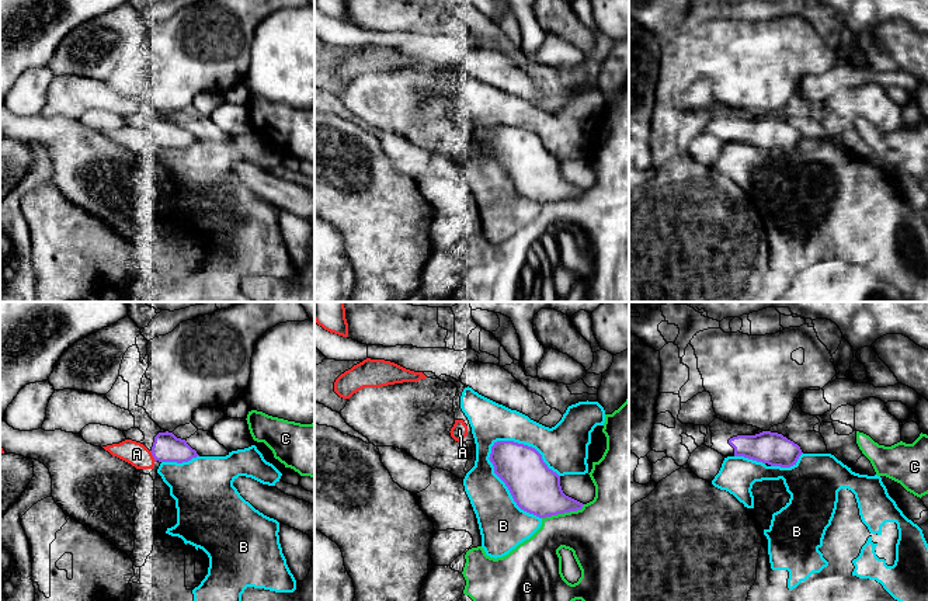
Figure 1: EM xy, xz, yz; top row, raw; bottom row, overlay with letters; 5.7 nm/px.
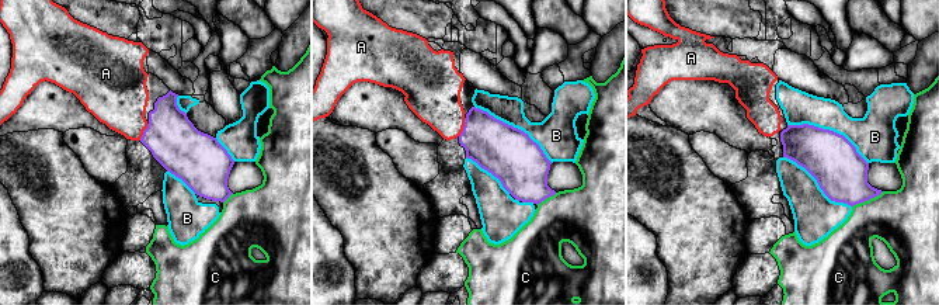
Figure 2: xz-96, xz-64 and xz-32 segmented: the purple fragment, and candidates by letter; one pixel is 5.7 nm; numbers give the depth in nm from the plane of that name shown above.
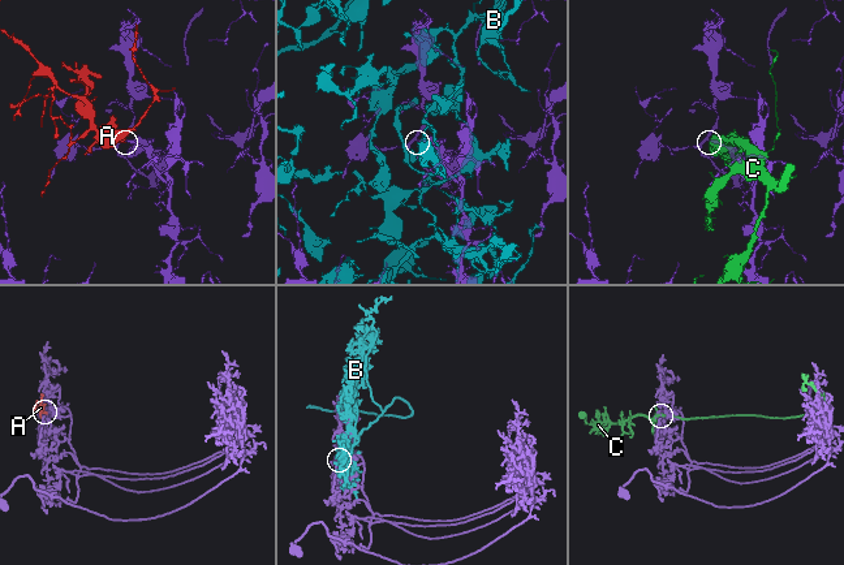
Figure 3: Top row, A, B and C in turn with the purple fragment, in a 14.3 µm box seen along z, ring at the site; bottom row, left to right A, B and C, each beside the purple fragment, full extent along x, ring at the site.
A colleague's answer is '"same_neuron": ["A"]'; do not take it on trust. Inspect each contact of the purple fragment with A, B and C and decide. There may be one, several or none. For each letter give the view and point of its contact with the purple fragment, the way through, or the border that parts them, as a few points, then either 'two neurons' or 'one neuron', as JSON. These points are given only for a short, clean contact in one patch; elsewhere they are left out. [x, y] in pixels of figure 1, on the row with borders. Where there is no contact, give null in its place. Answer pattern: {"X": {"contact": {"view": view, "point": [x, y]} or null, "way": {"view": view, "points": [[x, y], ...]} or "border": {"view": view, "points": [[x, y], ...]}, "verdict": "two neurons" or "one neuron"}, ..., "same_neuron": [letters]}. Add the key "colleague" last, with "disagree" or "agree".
{"A": {"contact": {"view": "xy", "point": [153, 457]}, "verdict": "one neuron"}, "B": {"contact": {"view": "xz", "point": [506, 485]}, "verdict": "two neurons"}, "C": {"contact": {"view": "xz", "point": [563, 513]}, "verdict": "two neurons"}, "same_neuron": ["A"], "colleague": "agree"}

